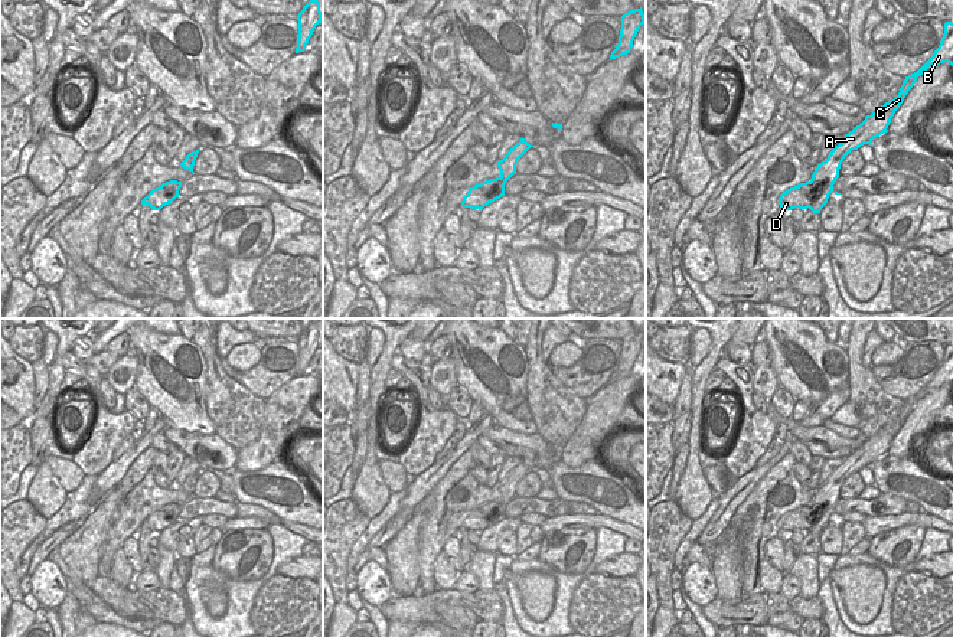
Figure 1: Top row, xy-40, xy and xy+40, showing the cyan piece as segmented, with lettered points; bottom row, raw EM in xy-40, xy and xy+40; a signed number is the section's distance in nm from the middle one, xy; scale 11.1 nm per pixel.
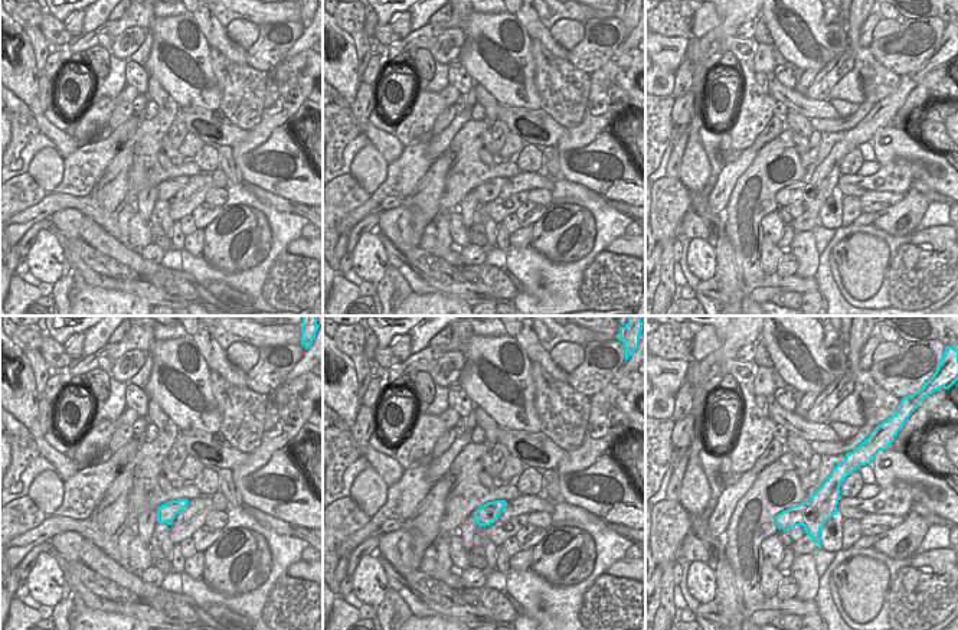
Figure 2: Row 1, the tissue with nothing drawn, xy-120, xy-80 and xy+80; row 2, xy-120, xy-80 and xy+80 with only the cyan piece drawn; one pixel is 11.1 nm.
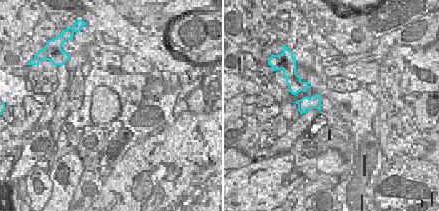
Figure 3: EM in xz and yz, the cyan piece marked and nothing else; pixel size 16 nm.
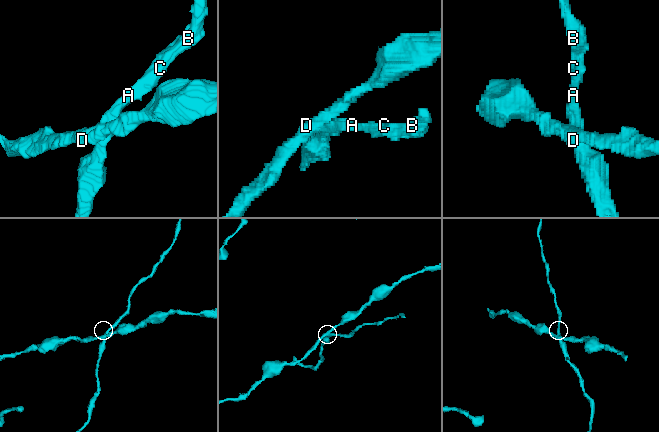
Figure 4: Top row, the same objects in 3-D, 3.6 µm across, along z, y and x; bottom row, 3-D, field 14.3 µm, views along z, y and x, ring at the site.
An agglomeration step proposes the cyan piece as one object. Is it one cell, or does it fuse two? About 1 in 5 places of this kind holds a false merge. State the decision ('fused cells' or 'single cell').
fused cells

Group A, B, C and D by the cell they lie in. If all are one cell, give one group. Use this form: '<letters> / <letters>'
A B C / D

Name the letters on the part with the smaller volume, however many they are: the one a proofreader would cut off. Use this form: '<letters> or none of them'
A, B, C.

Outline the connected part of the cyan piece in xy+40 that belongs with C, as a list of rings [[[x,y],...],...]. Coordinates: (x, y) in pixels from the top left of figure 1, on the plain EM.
[[[944,346],[944,356],[939,370],[933,379],[914,396],[905,399],[898,418],[881,428],[875,435],[866,438],[865,442],[849,454],[845,461],[830,474],[828,481],[815,490],[810,504],[817,504],[820,509],[816,512],[819,520],[809,530],[813,536],[820,536],[822,530],[828,526],[829,517],[841,517],[833,513],[833,507],[839,500],[839,491],[843,481],[864,467],[872,466],[874,461],[887,455],[887,451],[895,434],[903,427],[908,414],[914,409],[918,399],[921,399],[930,389],[949,385],[953,389],[953,346]]]

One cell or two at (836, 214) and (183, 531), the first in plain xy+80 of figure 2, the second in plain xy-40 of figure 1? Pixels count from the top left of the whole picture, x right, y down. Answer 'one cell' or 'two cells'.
two cells

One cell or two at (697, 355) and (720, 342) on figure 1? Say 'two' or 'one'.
two

